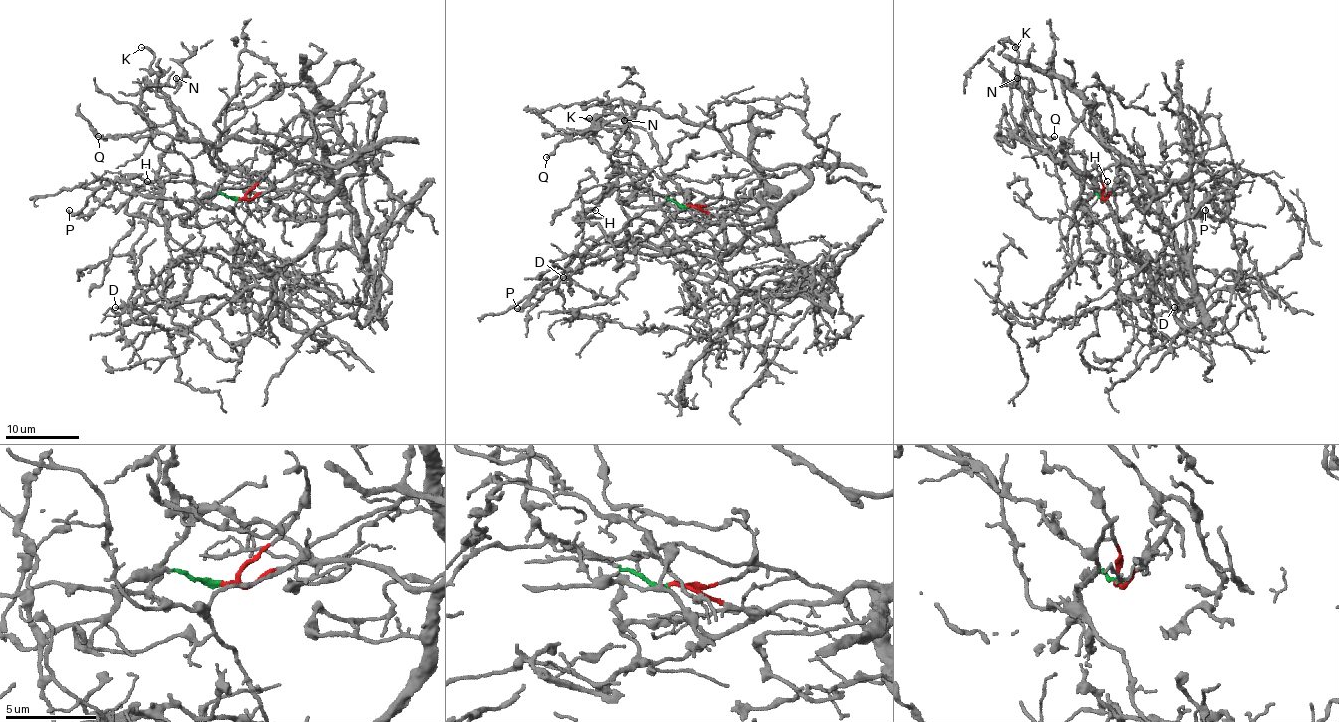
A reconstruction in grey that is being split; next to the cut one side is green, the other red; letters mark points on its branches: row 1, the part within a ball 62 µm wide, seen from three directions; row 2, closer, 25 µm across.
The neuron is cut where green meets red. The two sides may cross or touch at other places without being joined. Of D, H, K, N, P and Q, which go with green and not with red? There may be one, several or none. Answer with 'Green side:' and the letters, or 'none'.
Green side: H, P

